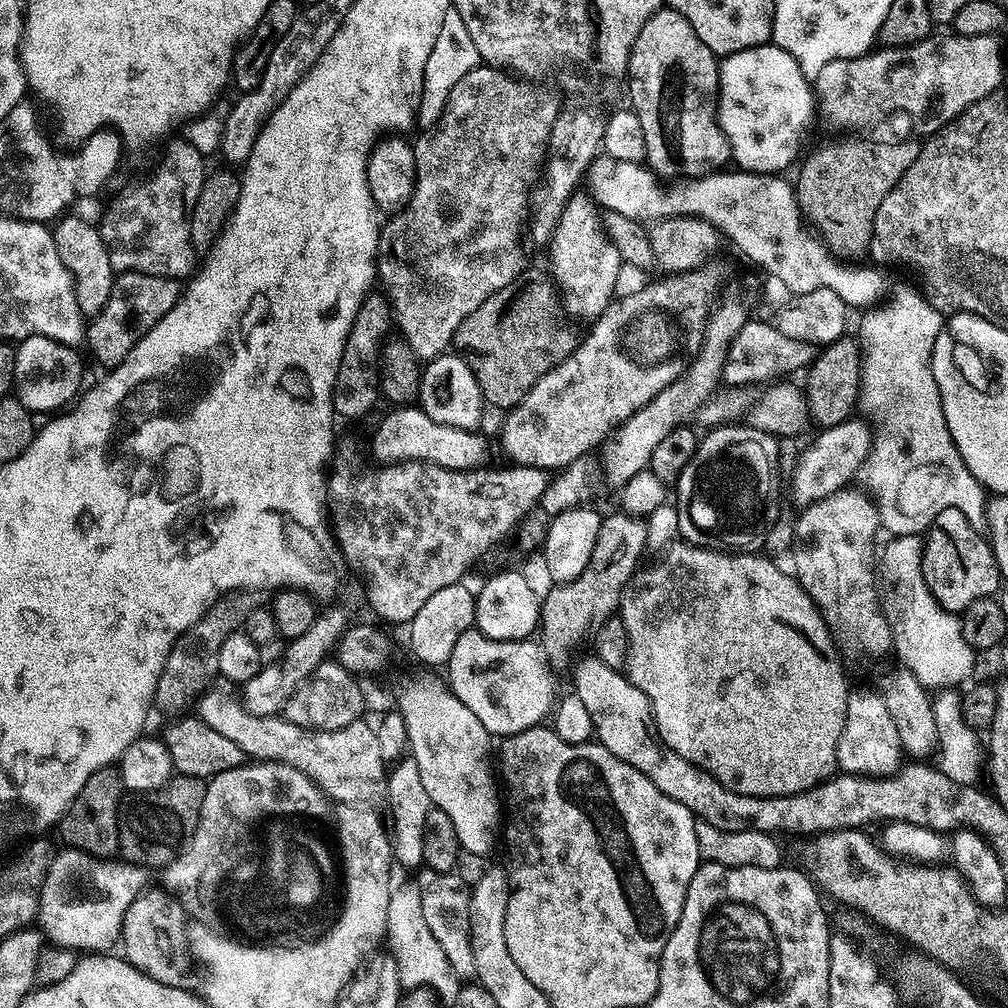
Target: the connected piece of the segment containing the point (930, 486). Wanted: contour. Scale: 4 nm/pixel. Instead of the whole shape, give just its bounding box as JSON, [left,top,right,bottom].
[858,292,989,536]

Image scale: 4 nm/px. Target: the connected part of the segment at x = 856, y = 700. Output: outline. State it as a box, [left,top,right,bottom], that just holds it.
[837,687,902,776]

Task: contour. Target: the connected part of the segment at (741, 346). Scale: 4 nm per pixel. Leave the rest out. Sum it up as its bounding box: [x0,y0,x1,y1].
[723,319,818,386]

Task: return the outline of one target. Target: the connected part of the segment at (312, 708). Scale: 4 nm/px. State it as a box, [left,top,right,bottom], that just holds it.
[283,658,366,732]

